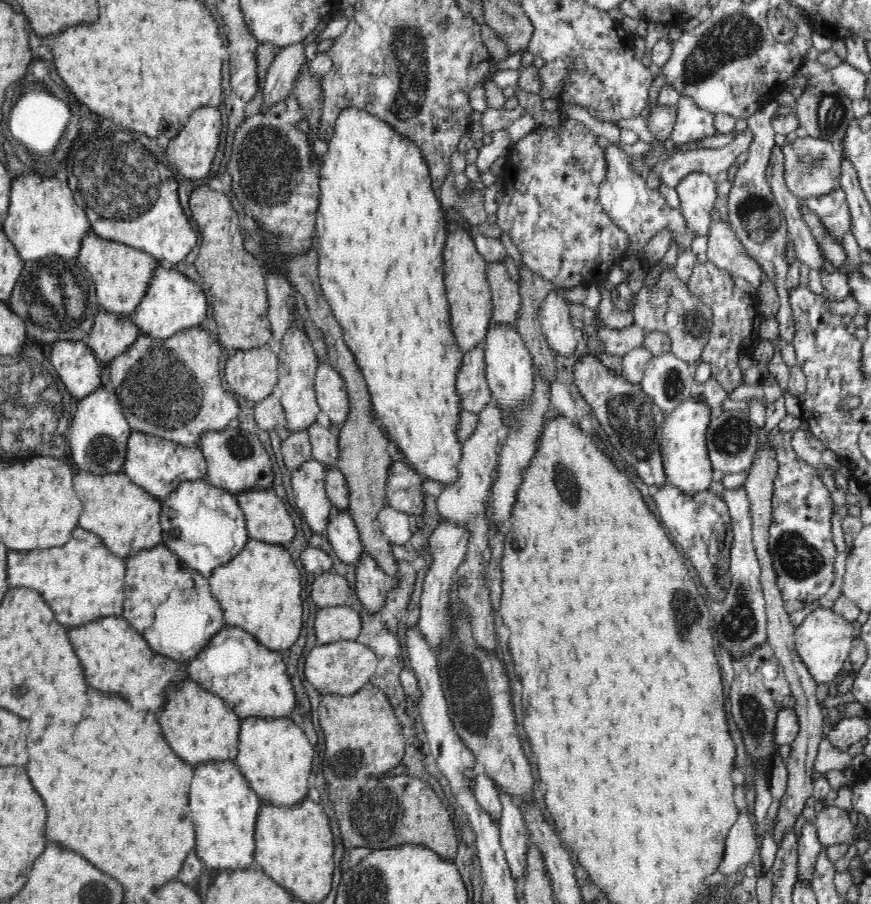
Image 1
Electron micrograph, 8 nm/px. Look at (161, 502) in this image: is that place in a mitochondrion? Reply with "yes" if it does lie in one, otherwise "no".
no

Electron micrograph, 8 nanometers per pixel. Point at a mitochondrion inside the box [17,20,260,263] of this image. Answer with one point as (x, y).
(115, 188)

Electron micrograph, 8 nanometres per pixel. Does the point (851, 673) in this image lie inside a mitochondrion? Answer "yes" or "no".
no

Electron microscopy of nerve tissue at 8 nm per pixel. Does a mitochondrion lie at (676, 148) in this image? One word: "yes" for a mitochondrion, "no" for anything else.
no

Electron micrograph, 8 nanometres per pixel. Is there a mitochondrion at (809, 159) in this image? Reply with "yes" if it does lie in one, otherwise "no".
yes

